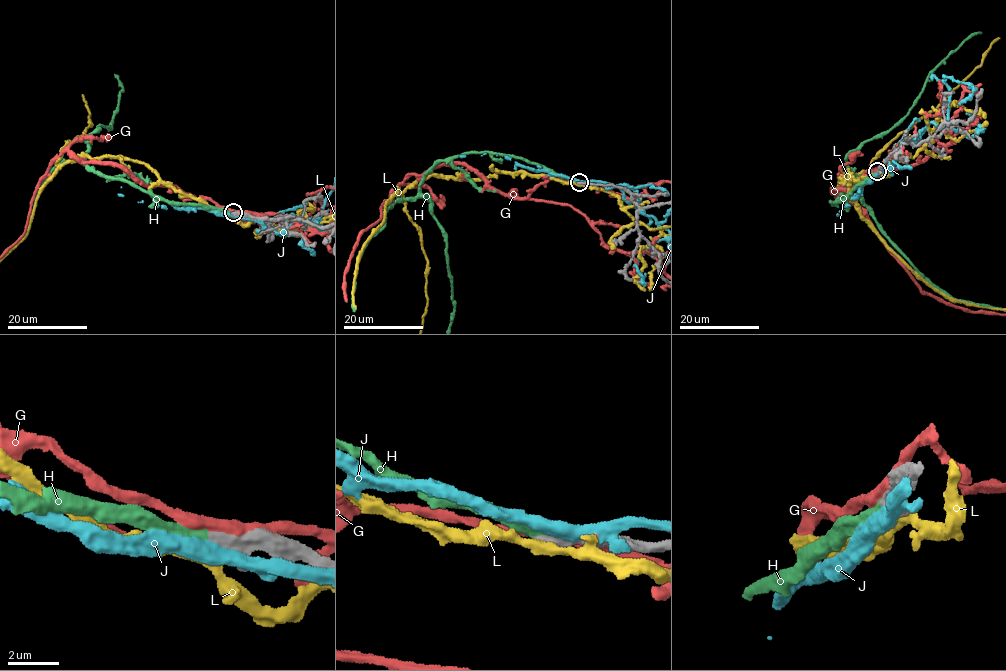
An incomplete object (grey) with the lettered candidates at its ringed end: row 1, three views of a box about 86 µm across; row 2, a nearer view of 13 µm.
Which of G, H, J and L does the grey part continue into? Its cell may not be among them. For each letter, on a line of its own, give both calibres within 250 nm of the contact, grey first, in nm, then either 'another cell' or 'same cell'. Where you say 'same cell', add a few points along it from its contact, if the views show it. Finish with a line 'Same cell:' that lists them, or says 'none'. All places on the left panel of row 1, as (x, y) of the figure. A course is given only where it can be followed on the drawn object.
G: calibres 420 and 360 nm; another cell
H: calibres 600 and 550 nm; same cell
J: calibres 500 and 480 nm; another cell
L: calibres 550 and 360 nm; another cell
Same cell: H

